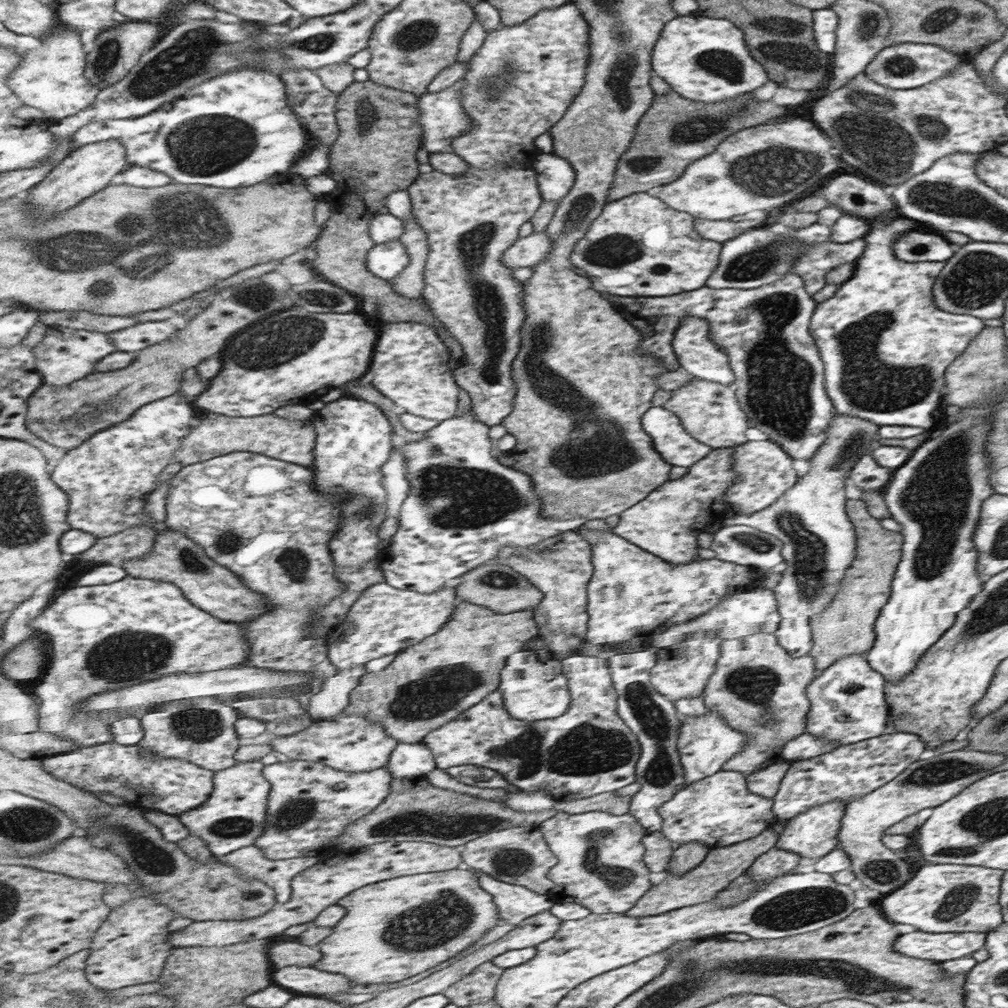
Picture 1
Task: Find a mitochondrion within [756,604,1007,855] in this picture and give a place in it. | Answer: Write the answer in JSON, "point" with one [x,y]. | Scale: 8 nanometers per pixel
{"point":[947,770]}

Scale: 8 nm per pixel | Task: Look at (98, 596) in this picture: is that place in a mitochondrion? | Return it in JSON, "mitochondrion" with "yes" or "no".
{"mitochondrion":"no"}

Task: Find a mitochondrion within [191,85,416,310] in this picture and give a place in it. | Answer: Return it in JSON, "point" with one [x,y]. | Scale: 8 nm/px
{"point":[364,103]}

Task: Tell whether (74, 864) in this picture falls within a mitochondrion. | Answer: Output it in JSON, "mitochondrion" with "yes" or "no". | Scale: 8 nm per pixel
{"mitochondrion":"no"}

